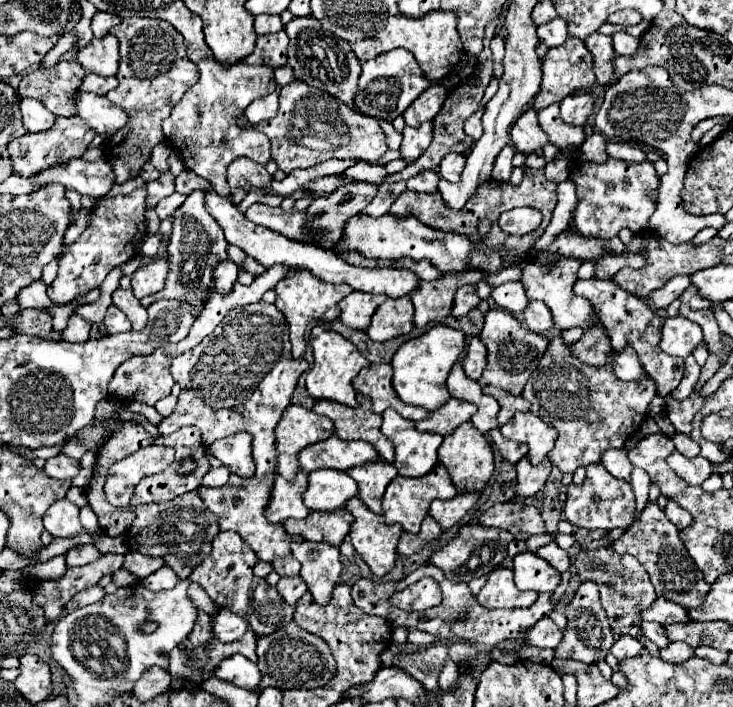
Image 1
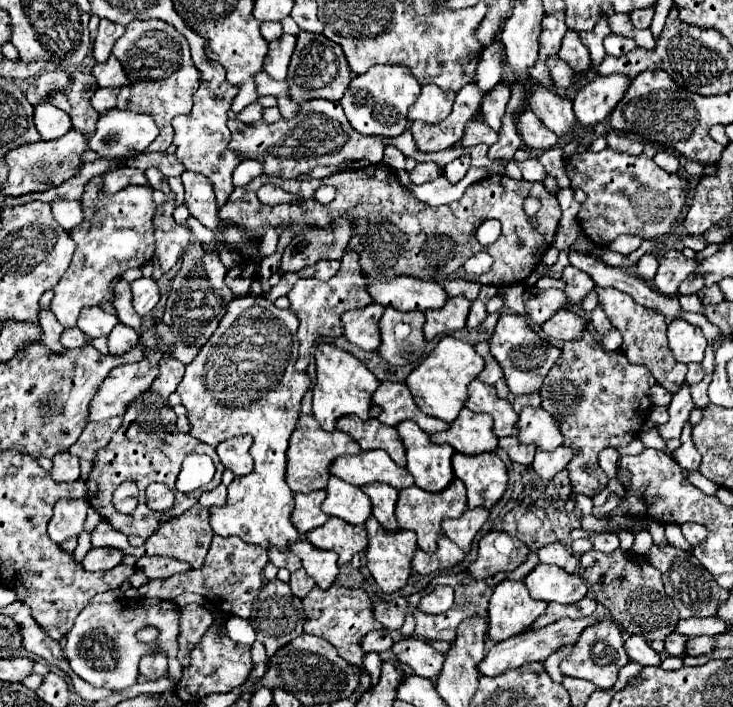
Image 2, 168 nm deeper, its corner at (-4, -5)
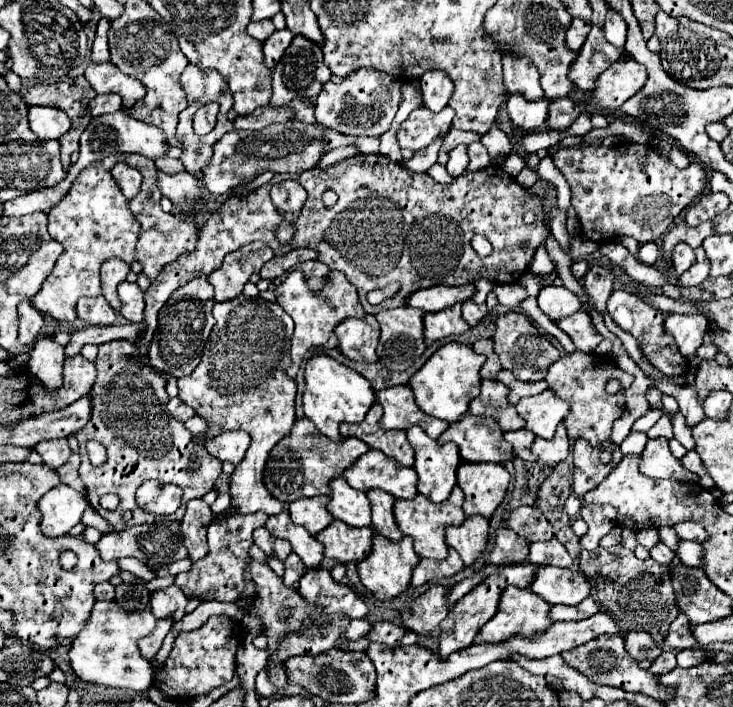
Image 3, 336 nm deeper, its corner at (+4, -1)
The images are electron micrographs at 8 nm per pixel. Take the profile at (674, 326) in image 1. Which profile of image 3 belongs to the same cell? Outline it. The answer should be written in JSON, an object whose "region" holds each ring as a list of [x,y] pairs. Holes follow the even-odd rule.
{"region":[[[671,313],[665,319],[665,331],[675,337],[679,351],[691,359],[695,357],[699,345],[703,345],[703,335],[707,333],[707,319],[701,313]]]}

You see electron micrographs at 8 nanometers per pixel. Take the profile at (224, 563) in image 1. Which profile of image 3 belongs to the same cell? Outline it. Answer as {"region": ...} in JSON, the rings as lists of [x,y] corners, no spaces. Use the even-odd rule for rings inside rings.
{"region":[[[231,507],[229,513],[213,521],[209,525],[209,555],[205,559],[199,559],[193,563],[189,573],[179,573],[175,577],[175,585],[183,589],[183,593],[189,597],[195,597],[199,601],[237,601],[245,589],[243,573],[247,569],[249,559],[249,547],[253,545],[253,531],[257,527],[263,527],[267,521],[265,513],[249,513],[241,515],[237,507]]]}

